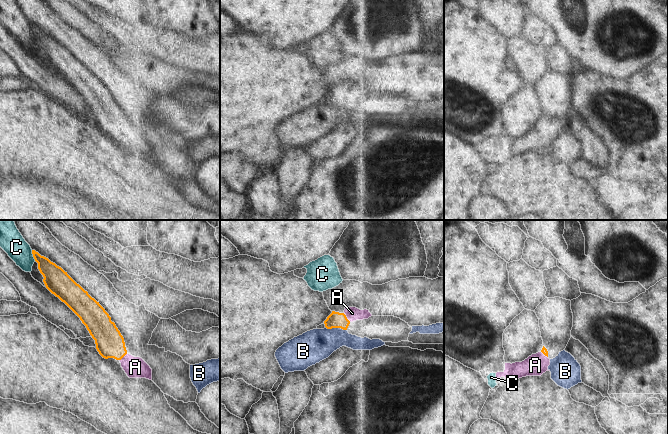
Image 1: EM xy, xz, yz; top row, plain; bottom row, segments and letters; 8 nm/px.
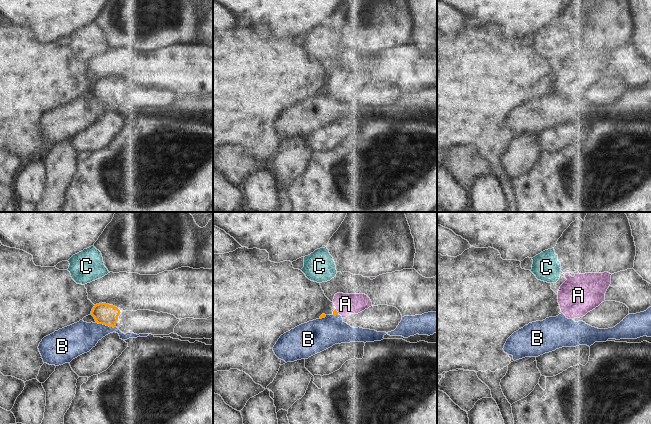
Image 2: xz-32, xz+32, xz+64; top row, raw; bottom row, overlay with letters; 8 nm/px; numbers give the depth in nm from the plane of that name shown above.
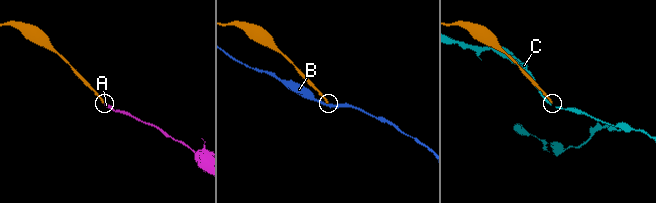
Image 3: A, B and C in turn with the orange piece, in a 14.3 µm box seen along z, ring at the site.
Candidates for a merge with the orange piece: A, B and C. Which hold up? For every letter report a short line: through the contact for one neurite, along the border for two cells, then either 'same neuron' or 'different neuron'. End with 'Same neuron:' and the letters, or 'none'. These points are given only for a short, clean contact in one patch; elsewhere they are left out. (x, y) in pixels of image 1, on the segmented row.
A: xz (335, 320), (346, 317), (352, 313) | same neuron
B: xz (326, 327), (346, 330) | different neuron
C: different neuron
Same neuron: A

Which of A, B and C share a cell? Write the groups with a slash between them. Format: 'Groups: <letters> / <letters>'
Groups: A / B / C.

